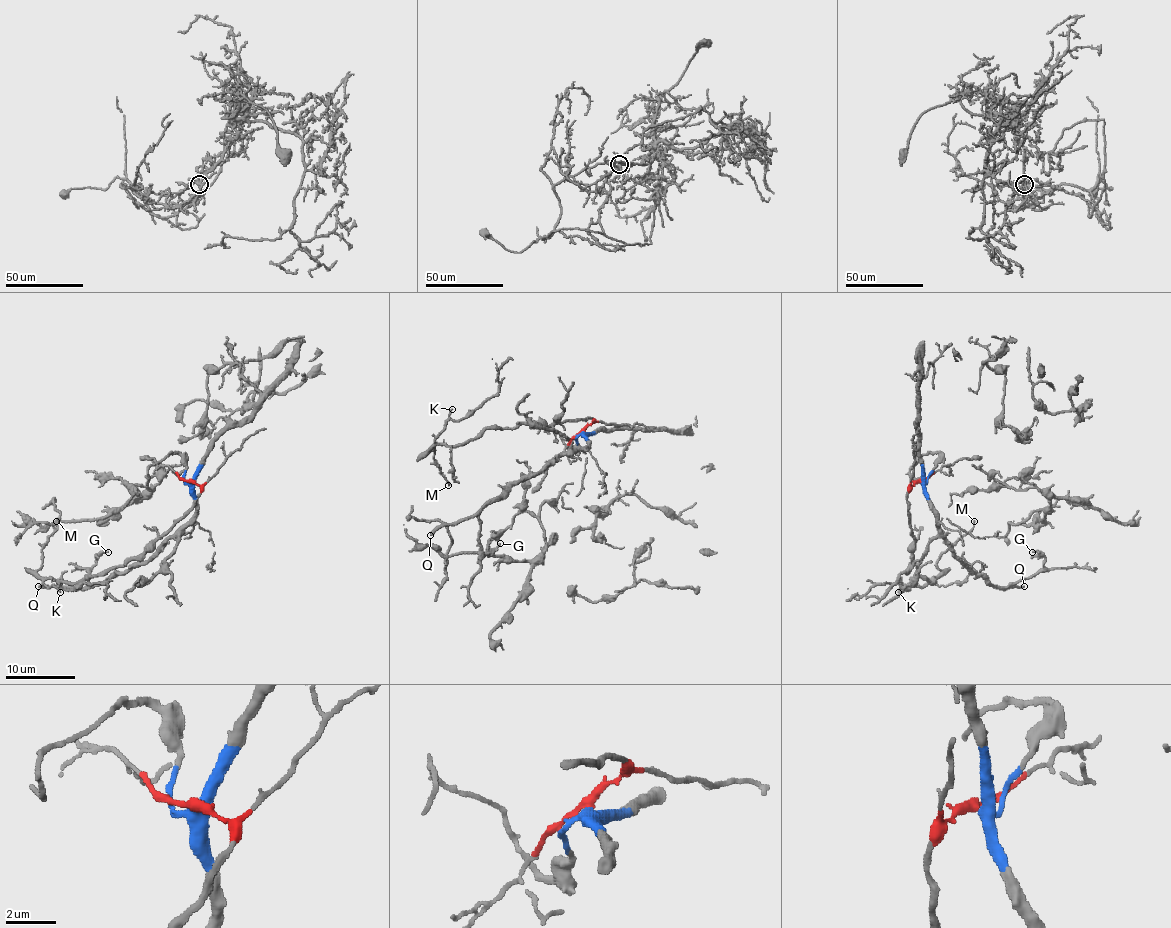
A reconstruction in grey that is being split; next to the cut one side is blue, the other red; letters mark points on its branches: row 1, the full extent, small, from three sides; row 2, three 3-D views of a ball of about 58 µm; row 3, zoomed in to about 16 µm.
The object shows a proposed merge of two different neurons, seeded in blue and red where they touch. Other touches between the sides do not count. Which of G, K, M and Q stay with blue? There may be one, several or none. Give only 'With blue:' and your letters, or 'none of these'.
With blue: G, Q

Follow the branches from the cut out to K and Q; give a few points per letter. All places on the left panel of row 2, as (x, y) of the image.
K: (190, 481), (200, 488), (195, 504), (143, 554), (80, 582), (46, 578), (42, 582), (54, 585), (59, 592)
Q: (190, 481), (195, 505), (193, 516), (146, 561), (134, 563), (101, 583), (87, 587), (39, 585)

